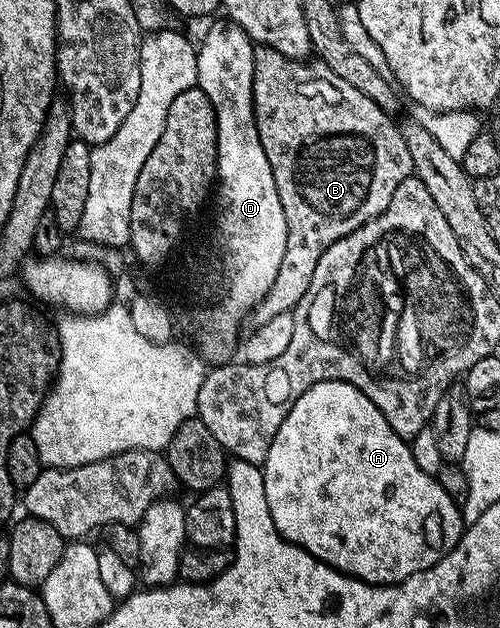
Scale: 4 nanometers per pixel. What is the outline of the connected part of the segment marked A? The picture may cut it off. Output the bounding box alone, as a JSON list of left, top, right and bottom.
[264,382,466,586]

